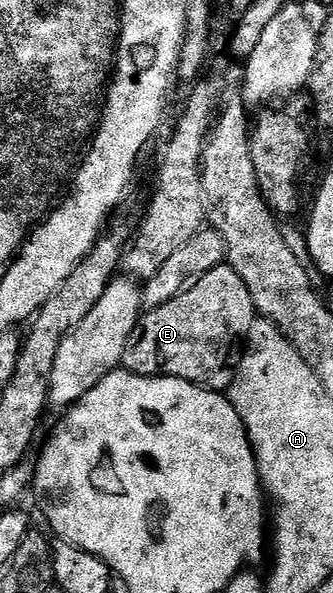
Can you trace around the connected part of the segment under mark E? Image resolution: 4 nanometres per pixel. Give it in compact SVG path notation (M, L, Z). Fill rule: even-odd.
M228 265L216 267L207 273L207 277L195 281L192 289L182 291L179 297L167 301L167 305L159 305L155 310L142 314L127 341L121 367L136 375L170 375L206 387L209 391L228 392L241 364L243 351L238 344L248 336L257 318L257 307L251 301L251 293L247 293L247 285L243 285L243 277Z

